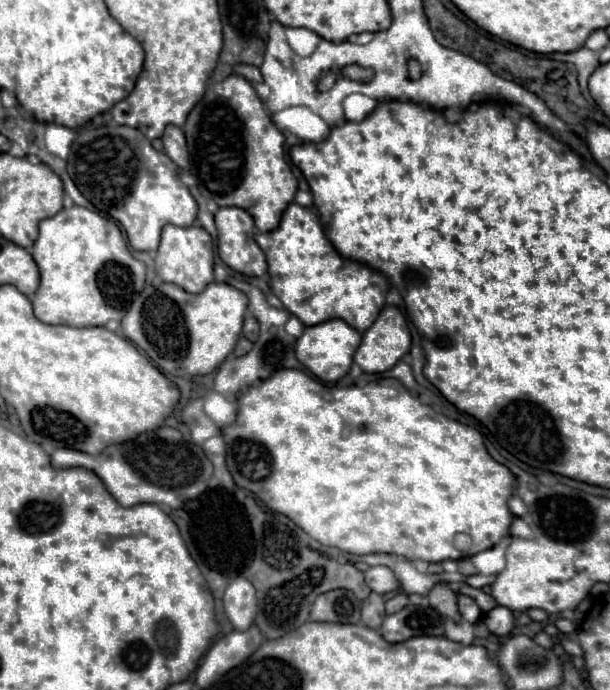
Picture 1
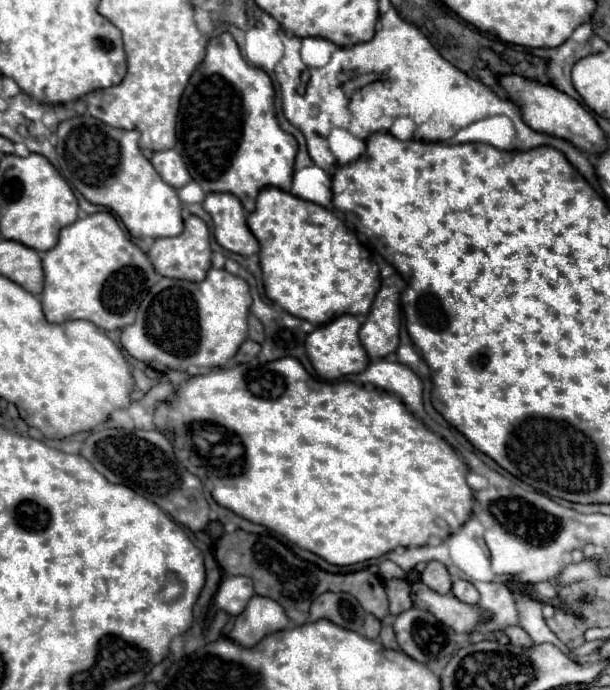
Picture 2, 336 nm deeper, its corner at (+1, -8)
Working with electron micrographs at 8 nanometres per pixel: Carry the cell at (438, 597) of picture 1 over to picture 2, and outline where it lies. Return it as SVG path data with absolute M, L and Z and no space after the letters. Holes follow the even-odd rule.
M429 562L427 568L421 572L421 582L439 594L451 592L451 576L441 562Z

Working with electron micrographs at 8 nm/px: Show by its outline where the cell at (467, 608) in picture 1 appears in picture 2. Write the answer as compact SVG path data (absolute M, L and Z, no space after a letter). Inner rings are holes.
M455 580L451 592L453 592L453 596L457 596L461 602L467 602L467 604L477 604L477 602L479 602L479 592L477 592L477 588L475 588L471 582L467 582L467 580Z

